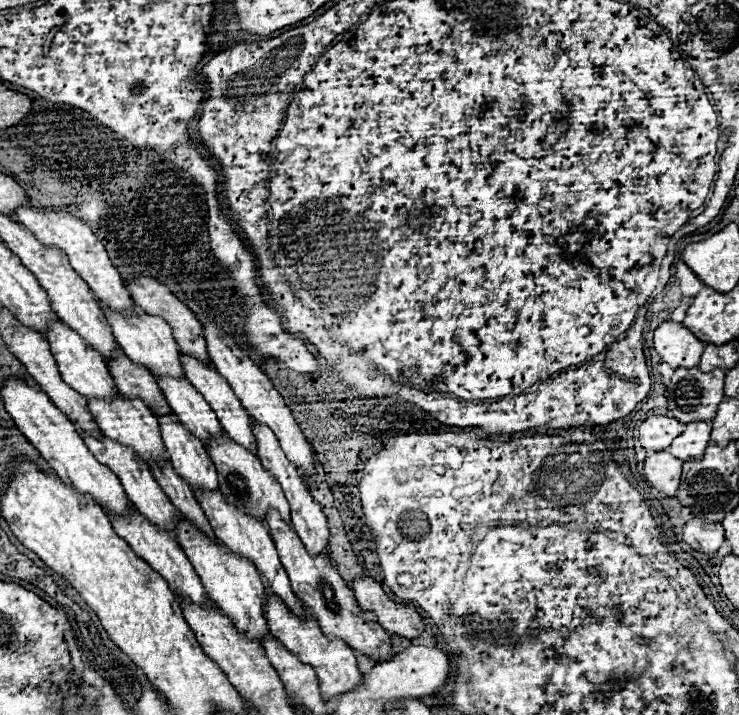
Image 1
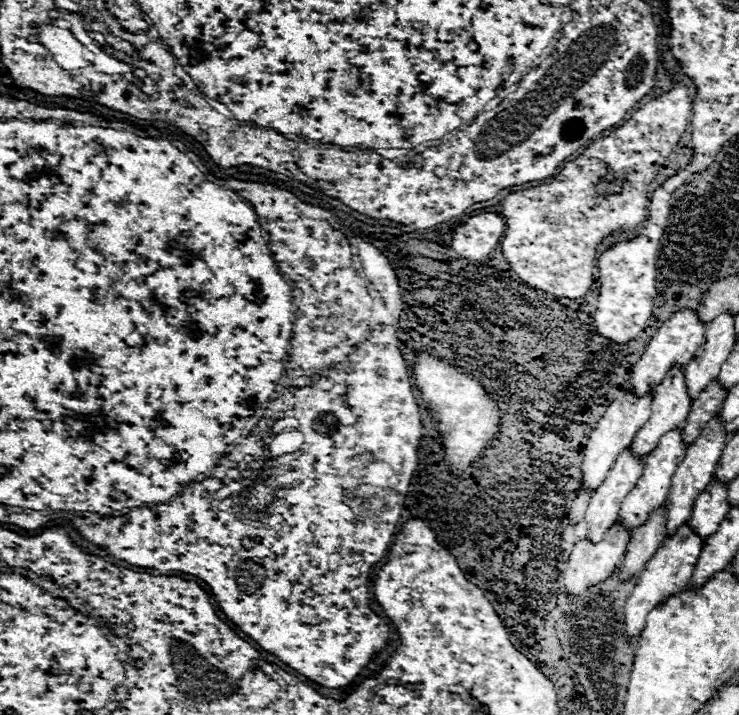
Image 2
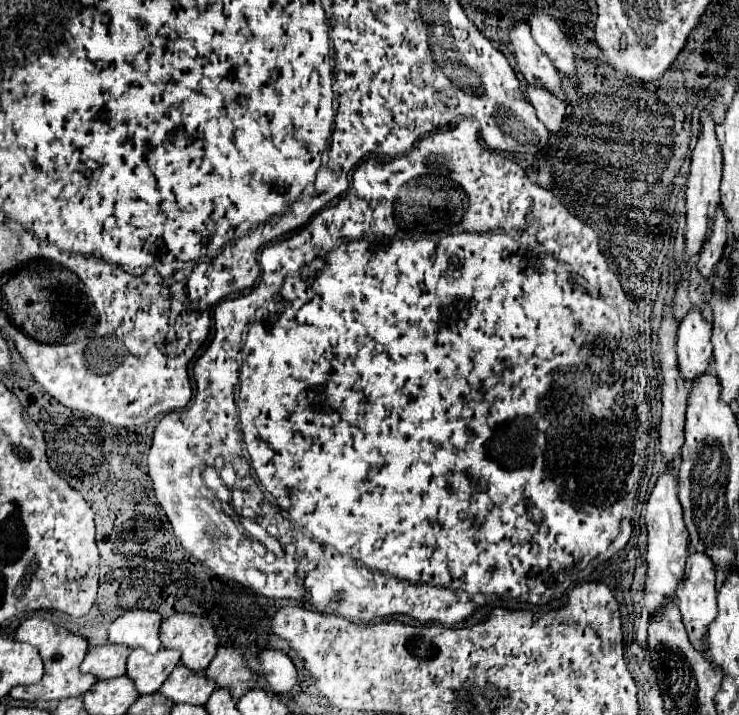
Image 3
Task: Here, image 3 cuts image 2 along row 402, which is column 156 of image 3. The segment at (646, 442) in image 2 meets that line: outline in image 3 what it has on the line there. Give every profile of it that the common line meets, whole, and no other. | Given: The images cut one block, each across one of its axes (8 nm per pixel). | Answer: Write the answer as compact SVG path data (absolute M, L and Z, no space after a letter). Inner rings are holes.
M136 648L128 656L128 676L134 680L140 694L158 692L170 672L180 664L180 652L160 648L156 654L150 654L142 648Z

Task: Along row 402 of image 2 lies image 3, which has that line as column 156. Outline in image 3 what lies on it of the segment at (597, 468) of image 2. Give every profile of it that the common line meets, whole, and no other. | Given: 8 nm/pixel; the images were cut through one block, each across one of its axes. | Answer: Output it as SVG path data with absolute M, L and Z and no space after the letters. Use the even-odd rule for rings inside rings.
M128 610L116 618L108 632L108 642L128 644L130 648L144 648L146 652L160 650L160 628L162 616L152 610Z

